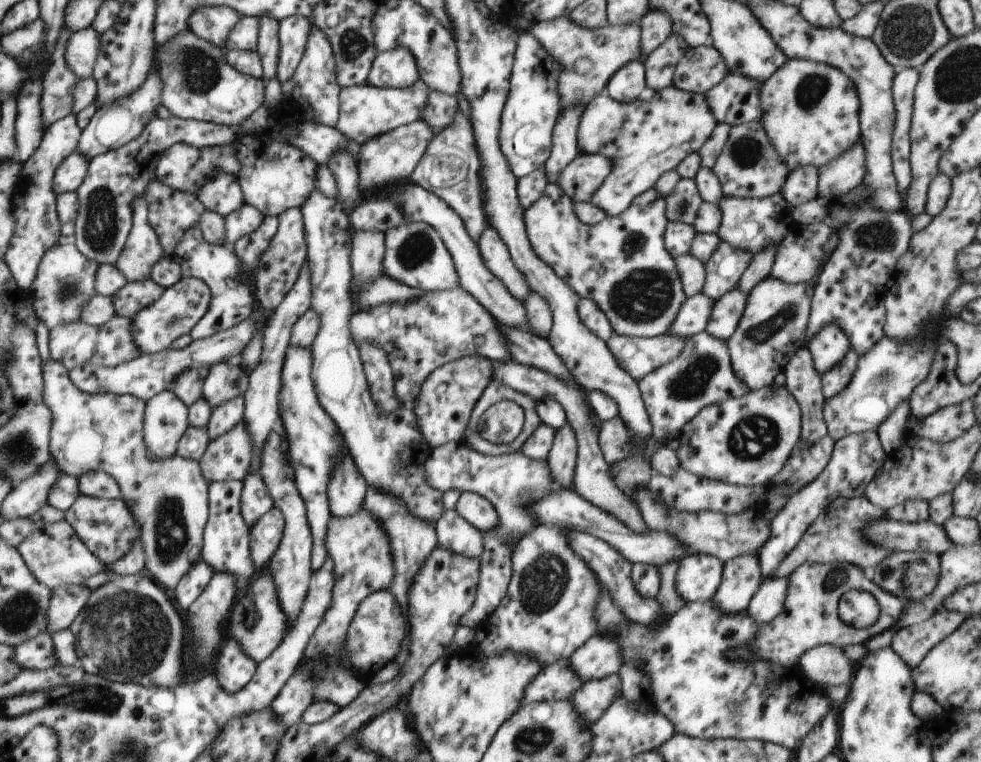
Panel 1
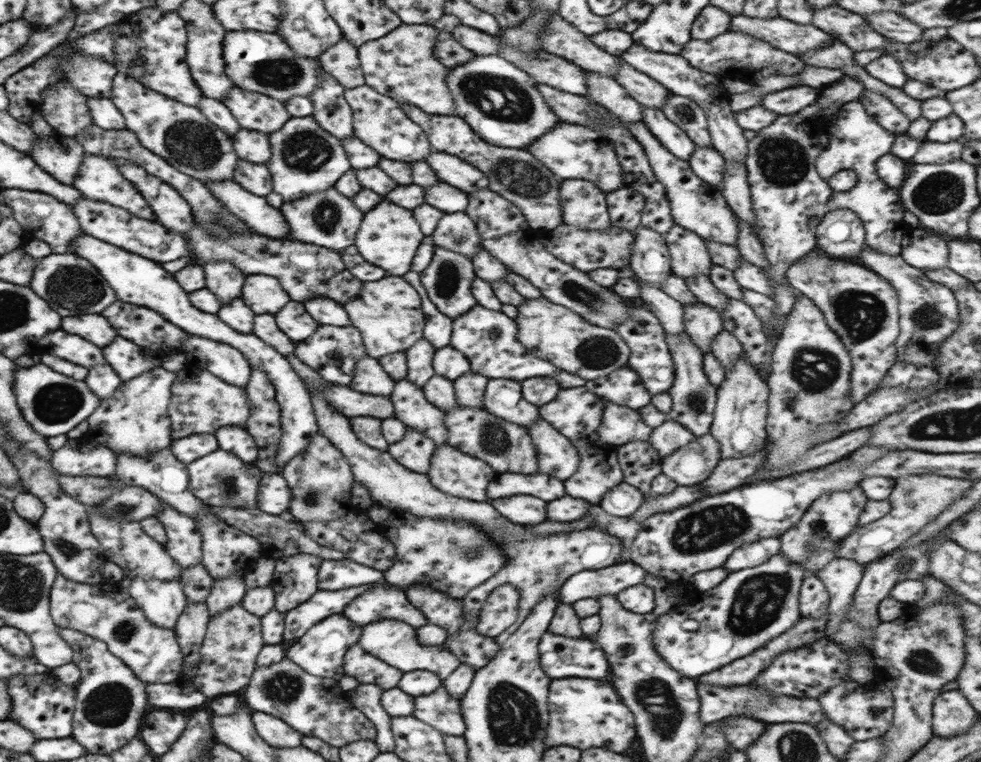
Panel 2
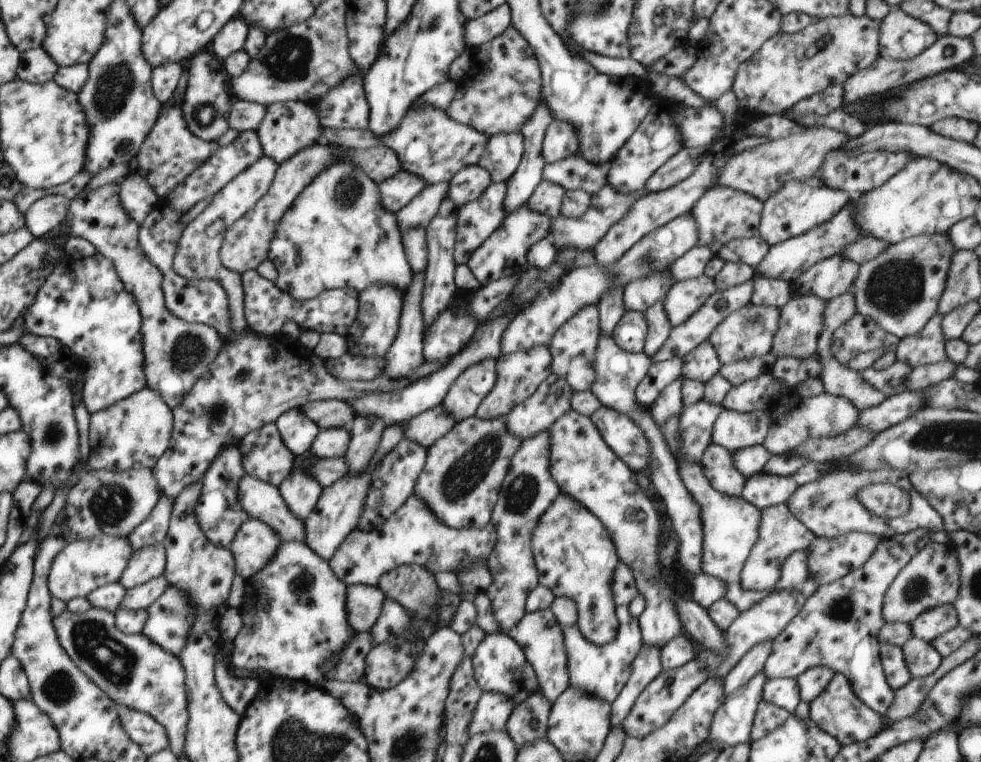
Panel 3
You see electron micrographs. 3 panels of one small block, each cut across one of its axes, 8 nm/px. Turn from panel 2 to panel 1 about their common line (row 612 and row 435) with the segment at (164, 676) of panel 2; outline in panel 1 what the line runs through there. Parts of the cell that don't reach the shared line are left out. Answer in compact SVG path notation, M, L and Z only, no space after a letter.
M50 360L43 368L43 383L45 386L44 400L48 407L51 408L54 425L51 430L51 443L50 450L51 456L58 464L61 469L61 474L71 475L74 477L80 477L87 473L96 471L104 472L105 474L111 475L119 484L119 490L122 492L122 500L131 509L131 514L134 516L137 525L140 530L141 544L143 545L143 552L146 558L146 571L152 574L152 578L158 583L162 583L164 587L169 590L176 589L179 582L187 575L187 571L191 569L196 562L202 558L203 553L203 533L206 527L206 520L209 518L209 499L208 499L208 484L206 476L203 475L202 468L198 461L191 459L184 459L179 456L178 453L175 457L169 457L166 459L153 459L149 455L149 448L145 443L145 436L143 435L144 429L144 418L146 417L146 402L142 399L137 398L135 395L118 395L108 393L87 393L86 391L80 391L74 383L71 382L70 372L60 362Z

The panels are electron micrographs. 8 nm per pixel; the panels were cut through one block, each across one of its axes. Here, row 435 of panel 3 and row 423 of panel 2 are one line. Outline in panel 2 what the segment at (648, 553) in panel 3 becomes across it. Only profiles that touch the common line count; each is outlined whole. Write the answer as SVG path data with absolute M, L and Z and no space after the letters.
M585 386L562 389L550 402L539 407L540 416L548 421L560 434L570 439L578 454L580 464L576 474L564 482L566 494L574 498L582 498L590 504L598 505L606 492L623 482L623 472L617 458L617 447L600 440L600 423L604 413L604 399L596 397Z

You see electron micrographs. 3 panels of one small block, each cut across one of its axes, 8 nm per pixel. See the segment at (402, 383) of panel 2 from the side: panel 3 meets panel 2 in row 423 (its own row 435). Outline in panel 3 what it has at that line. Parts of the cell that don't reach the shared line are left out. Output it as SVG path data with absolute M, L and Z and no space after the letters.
M440 404L407 420L404 437L410 442L429 448L436 440L446 436L458 423L444 412L444 406Z

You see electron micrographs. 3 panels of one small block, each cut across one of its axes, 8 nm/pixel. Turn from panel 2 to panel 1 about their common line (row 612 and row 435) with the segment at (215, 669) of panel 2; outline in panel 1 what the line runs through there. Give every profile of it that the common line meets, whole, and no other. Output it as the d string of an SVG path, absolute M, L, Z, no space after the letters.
M243 421L223 436L212 439L199 461L207 481L243 481L253 464L252 444Z

